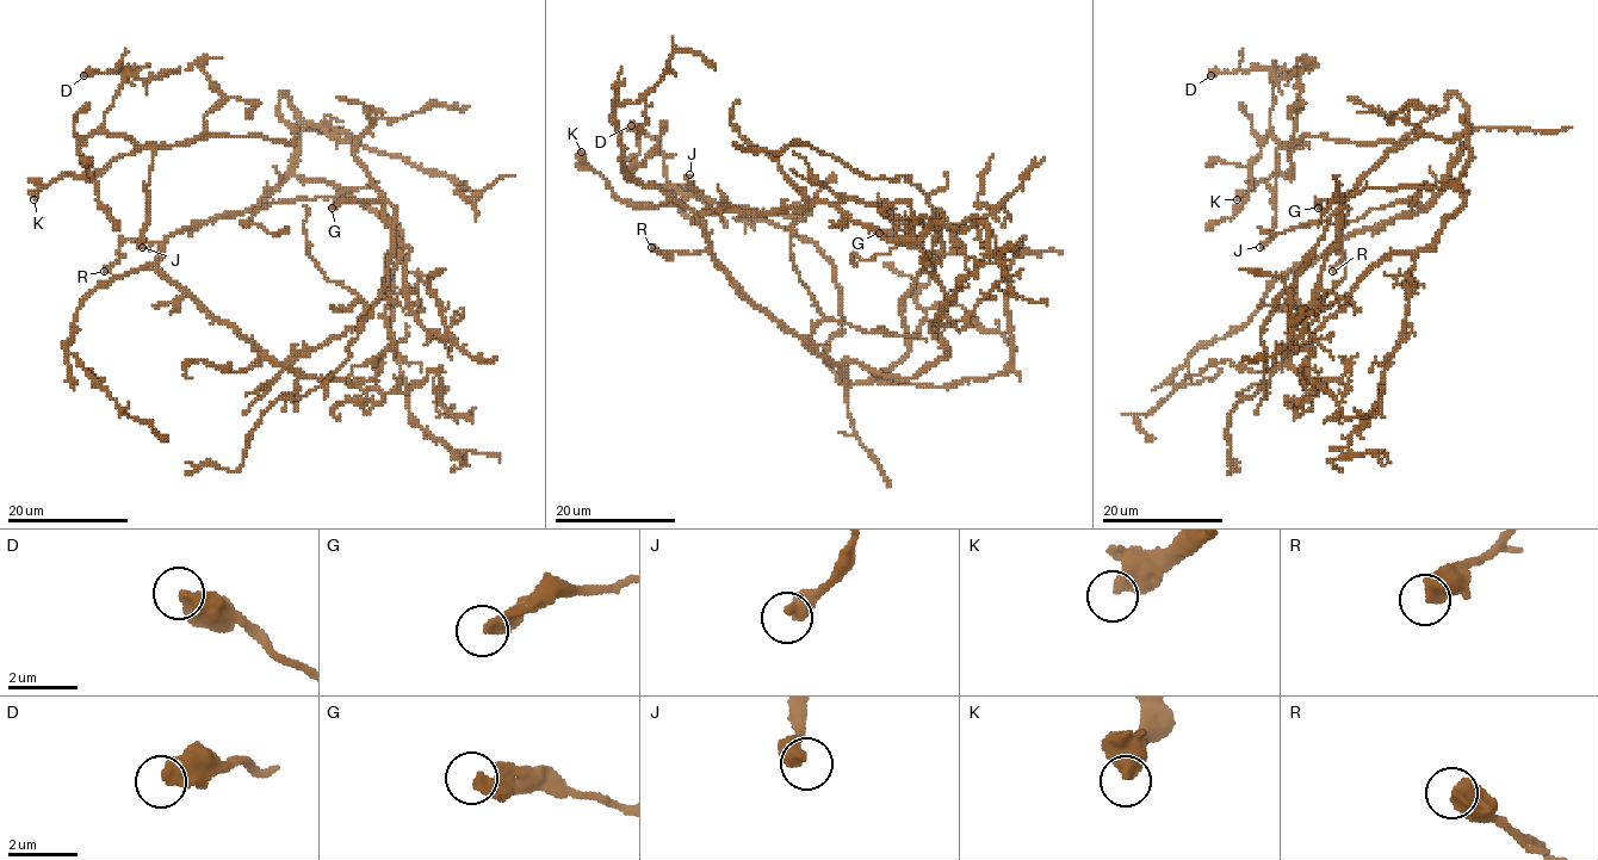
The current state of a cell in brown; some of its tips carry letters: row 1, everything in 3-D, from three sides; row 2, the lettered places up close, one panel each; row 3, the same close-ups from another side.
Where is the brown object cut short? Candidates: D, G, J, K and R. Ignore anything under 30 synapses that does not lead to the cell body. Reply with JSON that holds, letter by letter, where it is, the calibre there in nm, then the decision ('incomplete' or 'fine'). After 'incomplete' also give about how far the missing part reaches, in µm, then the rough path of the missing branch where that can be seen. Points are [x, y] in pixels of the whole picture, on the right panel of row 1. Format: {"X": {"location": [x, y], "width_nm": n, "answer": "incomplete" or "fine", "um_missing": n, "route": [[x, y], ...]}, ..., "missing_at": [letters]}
{"D": {"location": [1211, 75], "width_nm": 600, "answer": "fine"}, "G": {"location": [1318, 208], "width_nm": 440, "answer": "fine"}, "J": {"location": [1259, 247], "width_nm": 460, "answer": "fine"}, "K": {"location": [1237, 199], "width_nm": 480, "answer": "fine"}, "R": {"location": [1332, 271], "width_nm": 600, "answer": "fine"}, "missing_at": []}

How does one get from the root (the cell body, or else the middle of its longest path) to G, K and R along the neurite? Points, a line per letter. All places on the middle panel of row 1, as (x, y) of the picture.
G: (825, 359), (853, 384), (869, 383), (905, 356), (903, 297), (928, 257), (908, 239), (879, 233)
K: (825, 359), (846, 383), (824, 356), (841, 327), (836, 274), (812, 241), (699, 196), (623, 202), (581, 152)
R: (825, 359), (761, 310), (705, 251), (671, 252), (664, 257), (651, 247)

